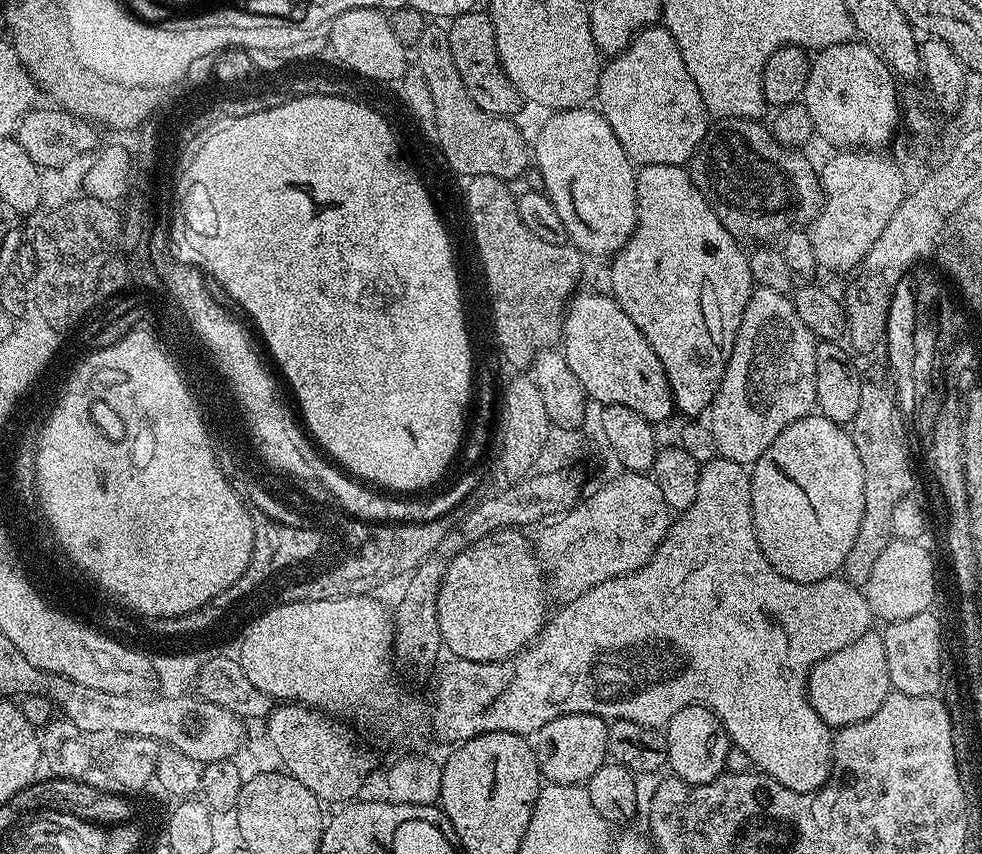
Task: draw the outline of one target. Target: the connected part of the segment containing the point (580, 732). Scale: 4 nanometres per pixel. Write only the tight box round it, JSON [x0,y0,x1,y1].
[534,714,609,784]

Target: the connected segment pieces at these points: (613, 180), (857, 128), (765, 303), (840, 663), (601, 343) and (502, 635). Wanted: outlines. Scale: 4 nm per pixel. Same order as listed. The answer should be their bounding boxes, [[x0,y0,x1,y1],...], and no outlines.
[[534,106,636,258],[802,42,902,150],[706,287,817,466],[807,630,893,730],[562,292,673,422],[436,530,546,662]]

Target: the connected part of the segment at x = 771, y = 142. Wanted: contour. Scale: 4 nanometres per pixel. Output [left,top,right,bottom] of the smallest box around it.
[690,116,824,242]

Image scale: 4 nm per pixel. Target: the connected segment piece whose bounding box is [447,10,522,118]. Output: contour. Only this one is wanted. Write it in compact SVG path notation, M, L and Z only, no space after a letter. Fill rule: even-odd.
M484 10L463 12L461 16L451 17L447 30L450 54L454 58L454 66L458 66L462 86L466 86L466 94L470 94L472 101L490 114L515 117L515 112L522 105L522 97L510 78L506 78L504 68L500 65L491 15Z

